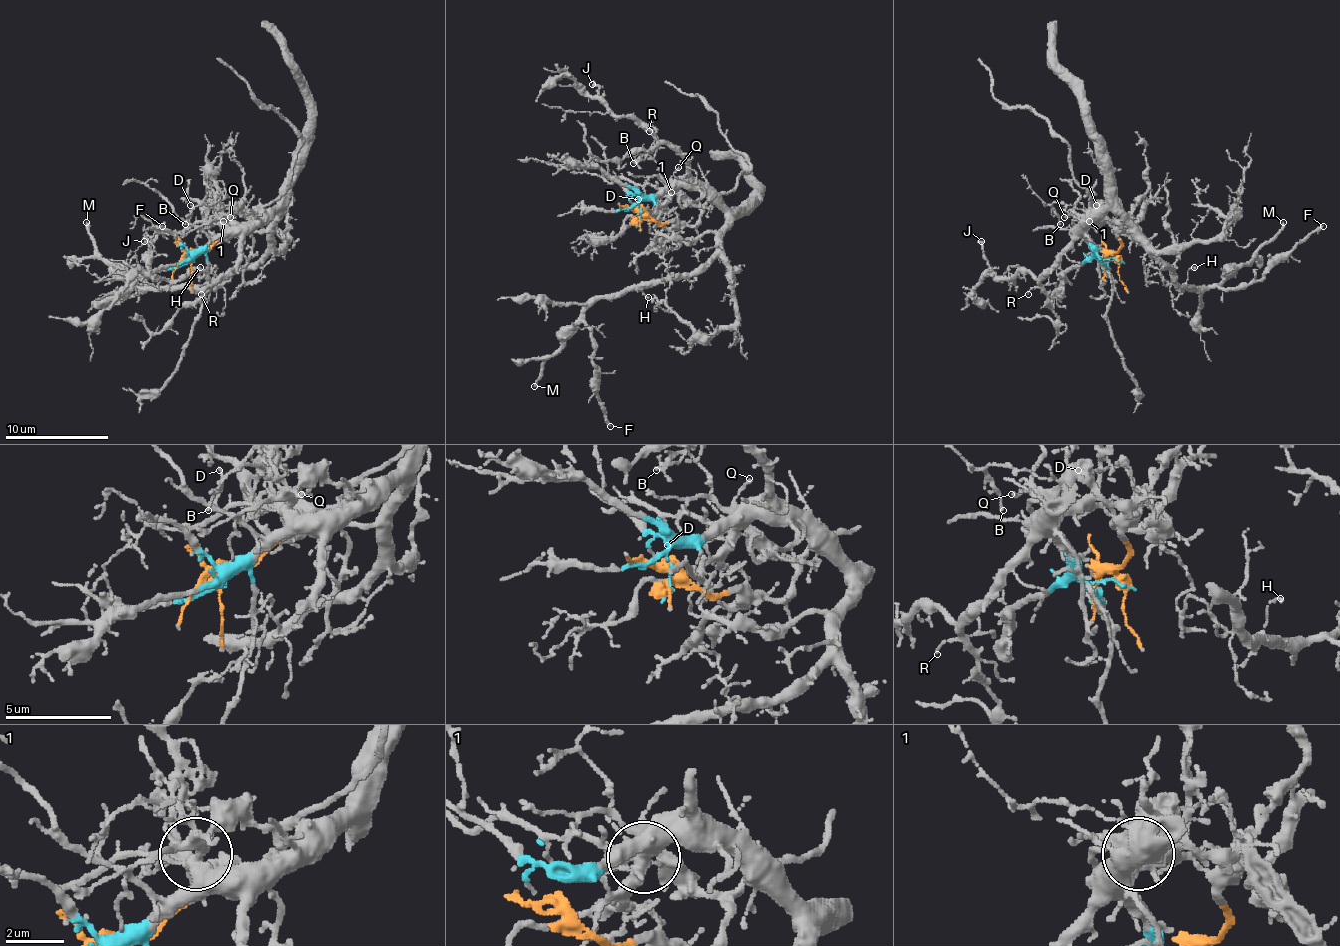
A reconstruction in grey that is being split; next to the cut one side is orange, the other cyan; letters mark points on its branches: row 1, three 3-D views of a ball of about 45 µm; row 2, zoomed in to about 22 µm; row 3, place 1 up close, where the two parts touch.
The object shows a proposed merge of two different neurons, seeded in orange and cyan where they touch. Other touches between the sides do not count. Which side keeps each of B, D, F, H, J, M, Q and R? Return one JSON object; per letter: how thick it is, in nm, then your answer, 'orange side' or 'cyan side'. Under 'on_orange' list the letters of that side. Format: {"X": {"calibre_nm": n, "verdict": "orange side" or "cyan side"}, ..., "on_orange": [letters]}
{"B": {"calibre_nm": 70, "verdict": "cyan side"}, "D": {"calibre_nm": 100, "verdict": "cyan side"}, "F": {"calibre_nm": 220, "verdict": "cyan side"}, "H": {"calibre_nm": 120, "verdict": "cyan side"}, "J": {"calibre_nm": 170, "verdict": "cyan side"}, "M": {"calibre_nm": 200, "verdict": "cyan side"}, "Q": {"calibre_nm": 140, "verdict": "orange side"}, "R": {"calibre_nm": 90, "verdict": "cyan side"}, "on_orange": ["Q"]}

